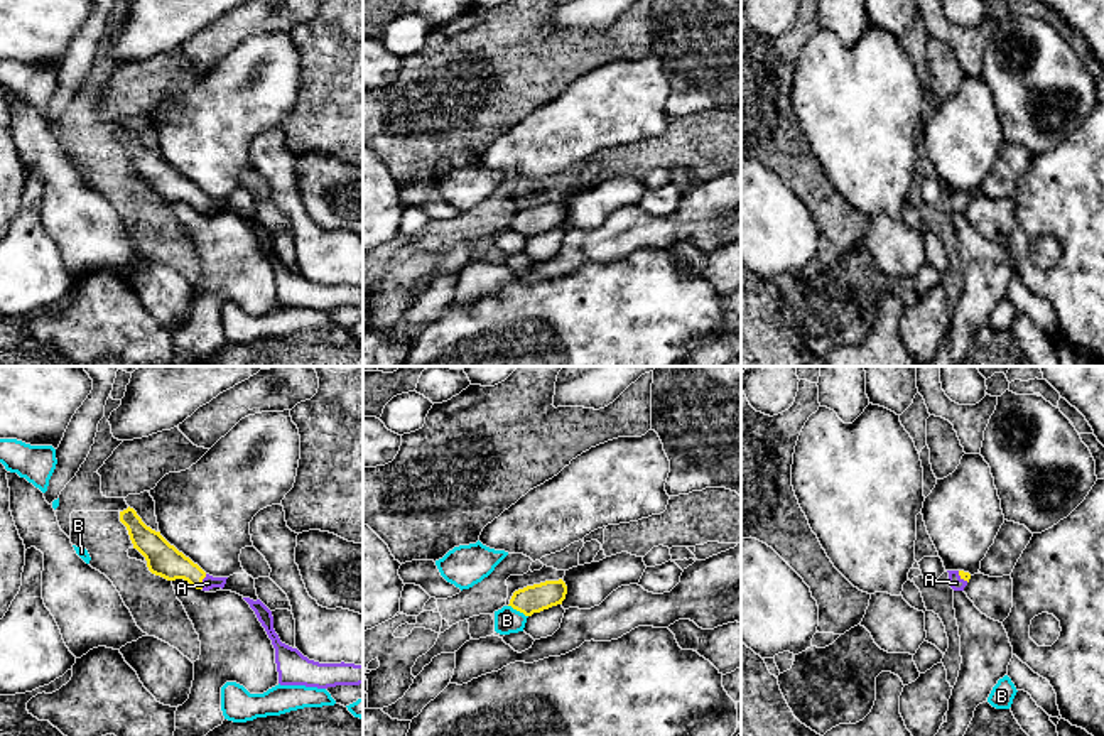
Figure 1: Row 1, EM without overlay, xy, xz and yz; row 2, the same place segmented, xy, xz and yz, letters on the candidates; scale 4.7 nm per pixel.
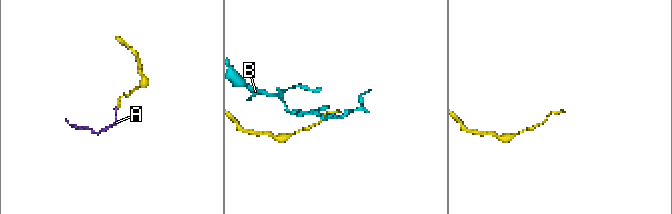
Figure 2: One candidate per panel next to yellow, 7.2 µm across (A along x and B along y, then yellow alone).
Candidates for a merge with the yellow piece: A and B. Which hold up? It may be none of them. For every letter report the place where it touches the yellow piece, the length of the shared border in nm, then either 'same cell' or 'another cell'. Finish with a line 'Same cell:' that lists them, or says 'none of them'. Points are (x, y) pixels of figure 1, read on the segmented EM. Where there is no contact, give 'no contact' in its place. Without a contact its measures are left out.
A: meets yellow in xy at (201, 581); contact 80 nm long; same cell
B: meets yellow in xz at (519, 610); contact 110 nm long; another cell
Same cell: A

